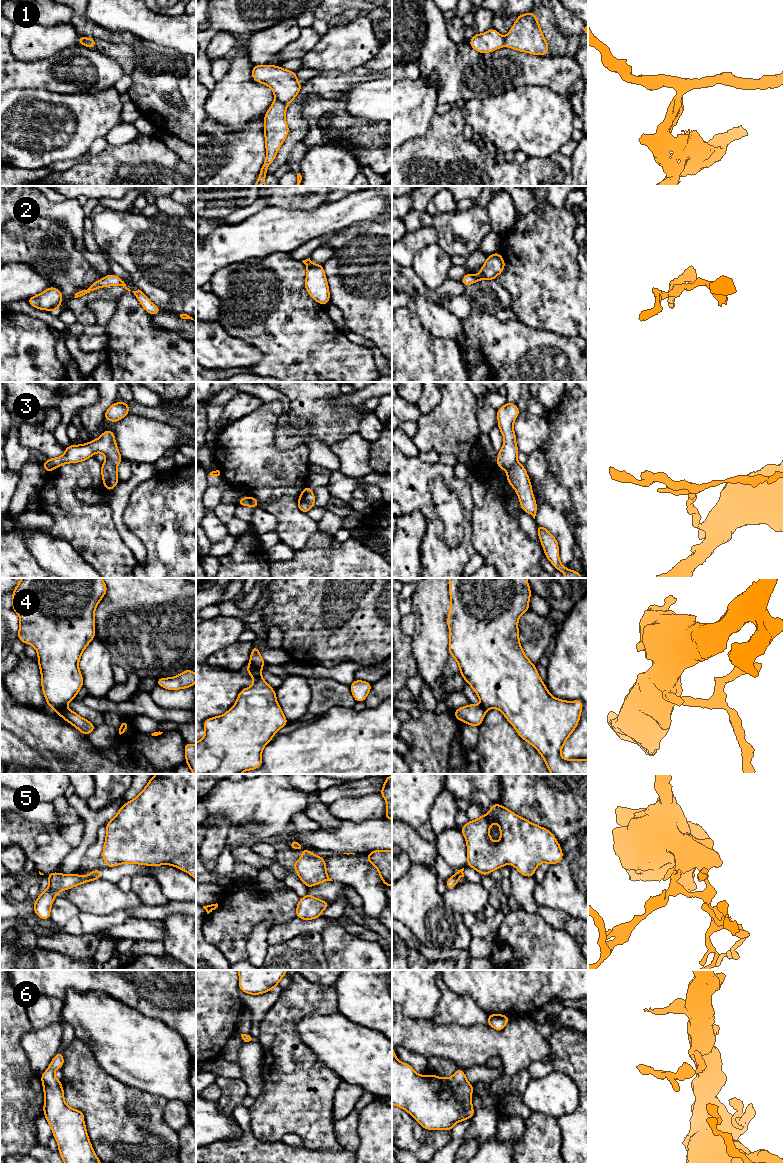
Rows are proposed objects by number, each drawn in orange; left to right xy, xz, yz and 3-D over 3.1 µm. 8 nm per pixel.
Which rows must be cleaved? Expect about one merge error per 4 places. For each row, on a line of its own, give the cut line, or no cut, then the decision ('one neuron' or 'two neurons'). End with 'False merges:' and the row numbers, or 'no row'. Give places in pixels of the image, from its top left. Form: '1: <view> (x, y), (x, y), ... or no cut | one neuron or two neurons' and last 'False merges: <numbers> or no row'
1: xz (275, 99), (287, 104) | two neurons
2: no cut | one neuron
3: xz (298, 500), (305, 501), (312, 506) | two neurons
4: xz (247, 668), (260, 670) | two neurons
5: xy (107, 866), (110, 867) | two neurons
6: no cut | one neuron
False merges: 1, 3, 4, 5

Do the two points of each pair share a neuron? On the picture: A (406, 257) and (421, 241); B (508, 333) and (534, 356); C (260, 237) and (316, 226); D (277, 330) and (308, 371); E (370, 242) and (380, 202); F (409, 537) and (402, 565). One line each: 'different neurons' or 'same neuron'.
A: same neuron
B: same neuron
C: same neuron
D: same neuron
E: different neurons
F: same neuron

